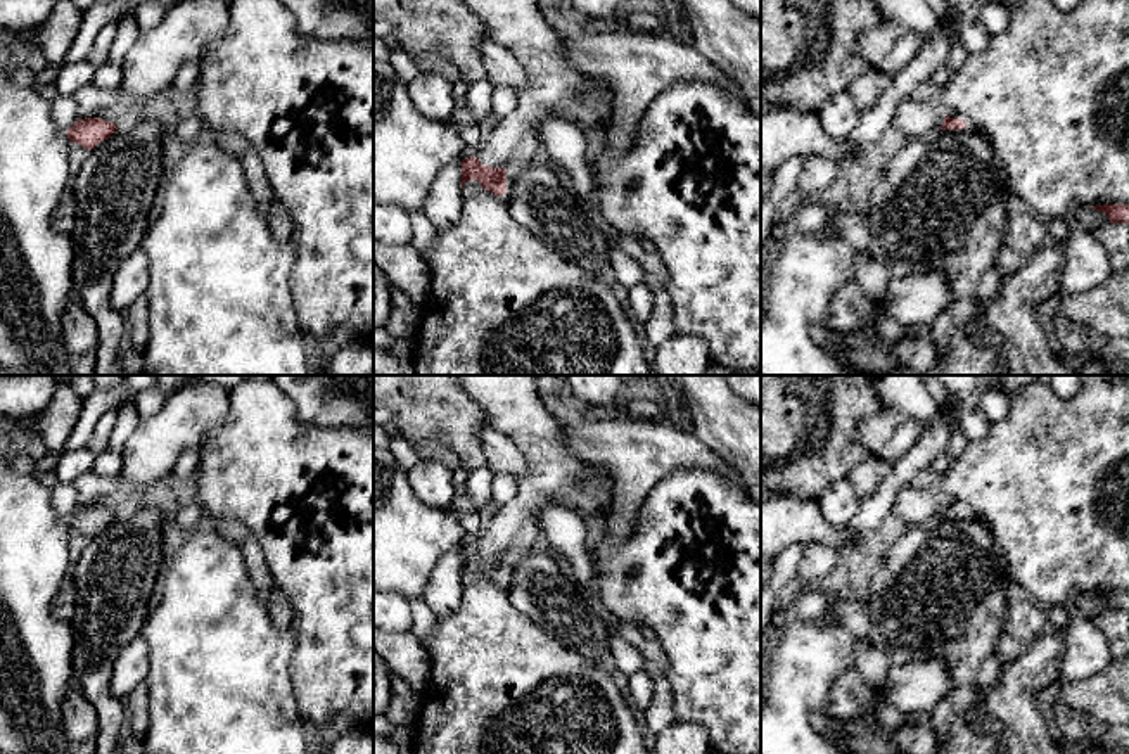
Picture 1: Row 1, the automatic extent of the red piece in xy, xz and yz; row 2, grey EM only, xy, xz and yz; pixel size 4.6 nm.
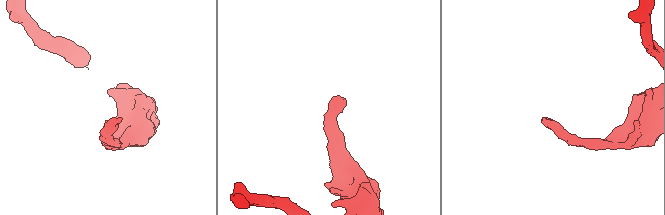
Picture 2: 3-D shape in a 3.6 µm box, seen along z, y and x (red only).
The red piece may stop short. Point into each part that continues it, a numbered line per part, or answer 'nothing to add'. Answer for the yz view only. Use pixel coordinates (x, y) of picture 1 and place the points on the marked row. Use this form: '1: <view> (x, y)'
1: yz (913, 118)

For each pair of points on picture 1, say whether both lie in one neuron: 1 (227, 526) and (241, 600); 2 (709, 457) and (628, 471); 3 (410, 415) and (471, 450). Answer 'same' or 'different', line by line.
1: different
2: same
3: same

